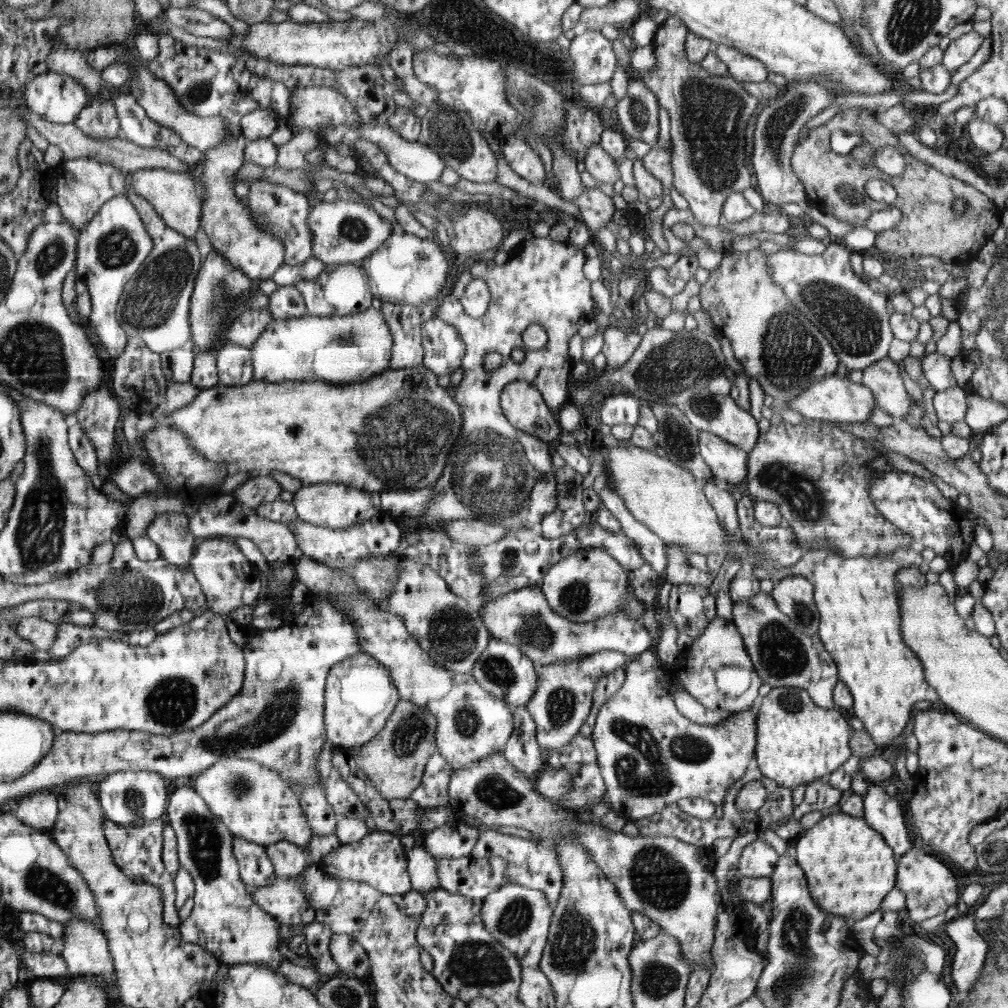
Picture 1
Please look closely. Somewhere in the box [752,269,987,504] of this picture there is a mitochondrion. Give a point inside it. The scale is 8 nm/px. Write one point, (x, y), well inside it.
(790, 350)

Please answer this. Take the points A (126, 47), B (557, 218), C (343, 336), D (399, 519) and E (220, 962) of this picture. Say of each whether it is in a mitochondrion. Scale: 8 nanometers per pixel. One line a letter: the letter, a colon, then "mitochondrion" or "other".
A: other
B: other
C: mitochondrion
D: other
E: other

